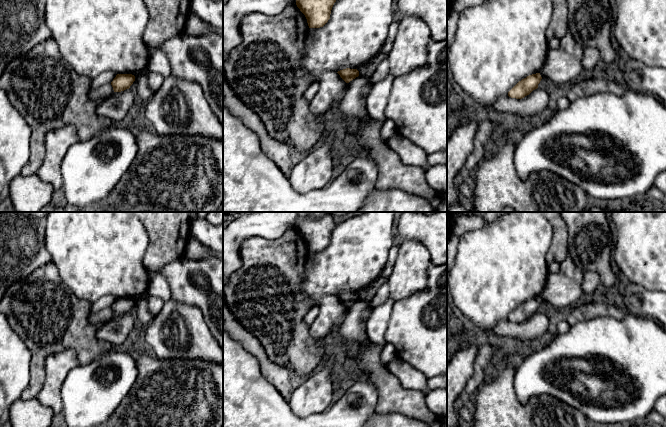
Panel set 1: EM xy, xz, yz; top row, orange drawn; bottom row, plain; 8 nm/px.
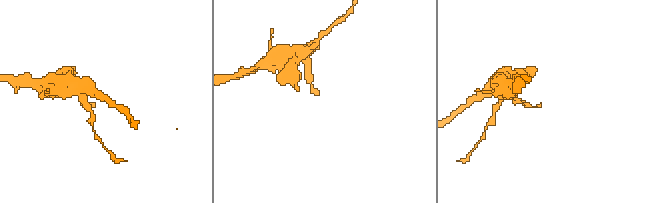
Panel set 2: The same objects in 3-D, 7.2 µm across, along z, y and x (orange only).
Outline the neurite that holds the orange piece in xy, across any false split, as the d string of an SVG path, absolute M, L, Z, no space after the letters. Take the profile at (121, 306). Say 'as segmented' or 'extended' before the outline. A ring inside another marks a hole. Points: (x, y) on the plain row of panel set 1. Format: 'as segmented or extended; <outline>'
as segmented; M117 298L111 306L114 316L121 316L129 313L135 305L135 300L132 298Z

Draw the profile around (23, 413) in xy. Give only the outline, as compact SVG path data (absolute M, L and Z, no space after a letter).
M37 398L15 401L9 410L12 427L52 427L56 418L51 408L42 405Z

